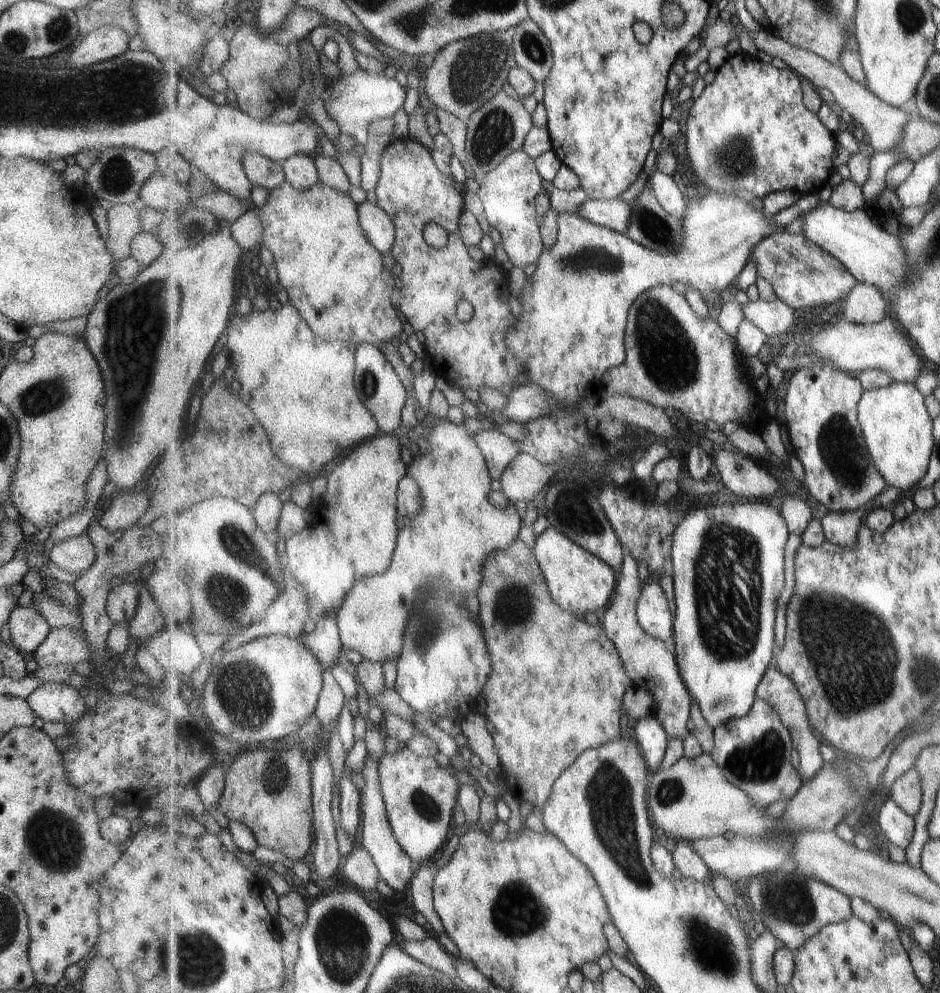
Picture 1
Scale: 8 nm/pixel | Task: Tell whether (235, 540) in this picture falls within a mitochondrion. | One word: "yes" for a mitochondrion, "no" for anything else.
yes

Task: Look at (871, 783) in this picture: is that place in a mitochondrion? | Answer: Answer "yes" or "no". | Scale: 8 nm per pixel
no

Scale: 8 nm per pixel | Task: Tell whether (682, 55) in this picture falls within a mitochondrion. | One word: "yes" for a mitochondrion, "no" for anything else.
no

